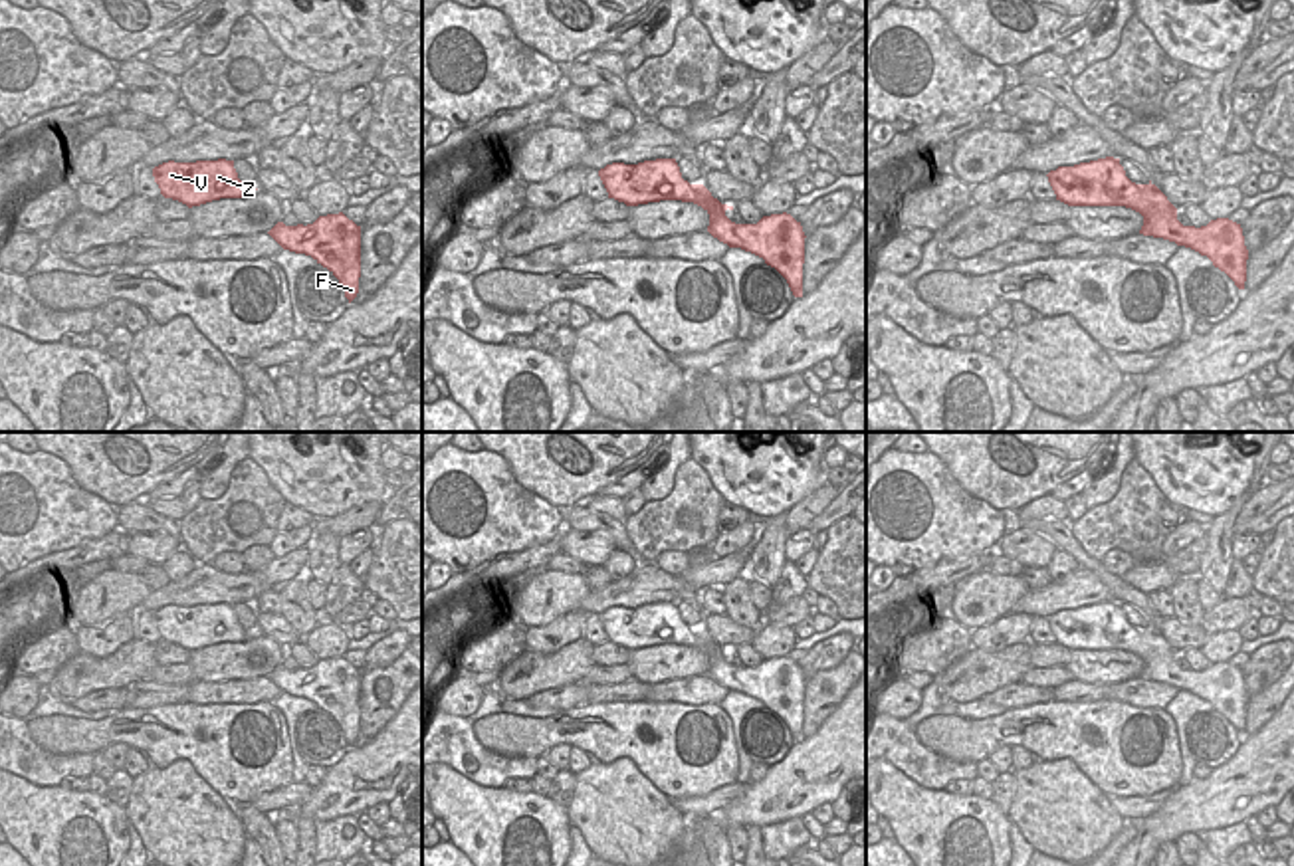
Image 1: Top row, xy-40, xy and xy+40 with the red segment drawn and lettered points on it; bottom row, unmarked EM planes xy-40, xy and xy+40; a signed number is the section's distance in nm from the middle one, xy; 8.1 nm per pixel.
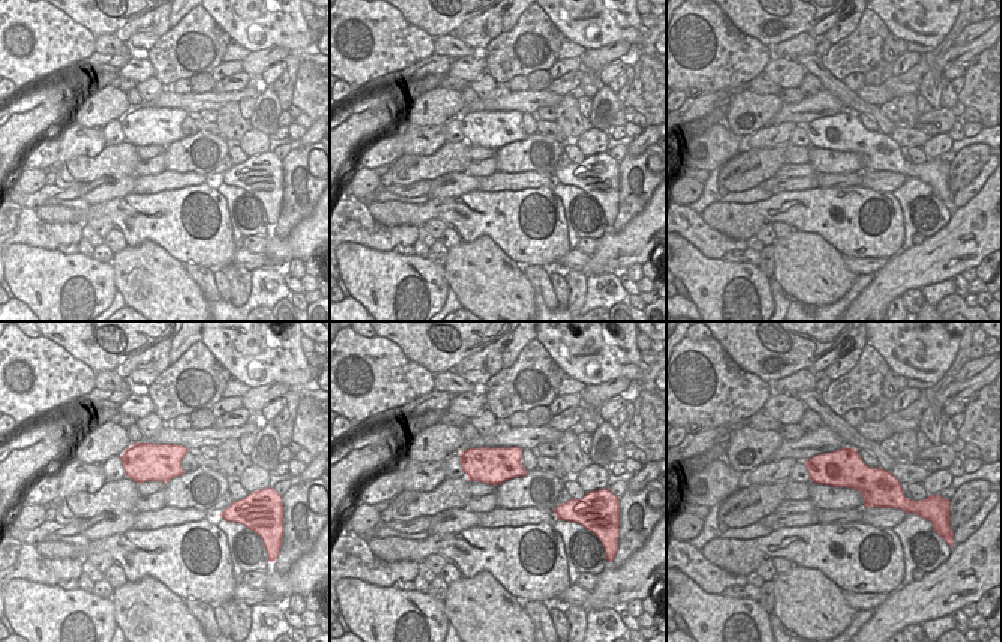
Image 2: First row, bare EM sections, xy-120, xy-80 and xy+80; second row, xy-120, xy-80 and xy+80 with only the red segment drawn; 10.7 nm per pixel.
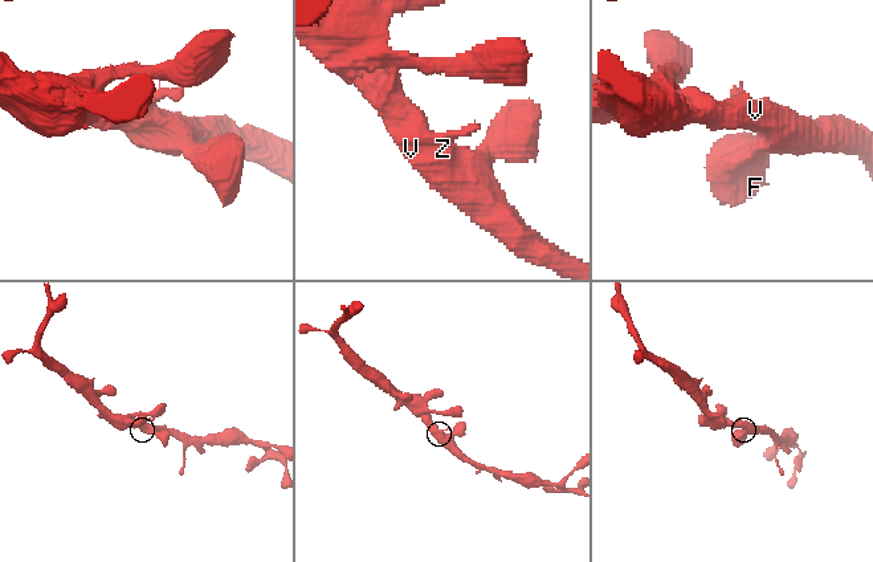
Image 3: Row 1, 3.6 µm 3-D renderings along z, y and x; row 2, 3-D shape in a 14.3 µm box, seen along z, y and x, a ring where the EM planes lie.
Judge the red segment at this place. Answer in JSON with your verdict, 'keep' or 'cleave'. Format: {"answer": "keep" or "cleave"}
{"answer": "keep"}

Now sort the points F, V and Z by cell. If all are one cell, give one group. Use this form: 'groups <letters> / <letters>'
groups F V Z

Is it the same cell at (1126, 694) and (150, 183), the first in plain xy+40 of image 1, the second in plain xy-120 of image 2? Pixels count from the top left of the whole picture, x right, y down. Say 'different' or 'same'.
same

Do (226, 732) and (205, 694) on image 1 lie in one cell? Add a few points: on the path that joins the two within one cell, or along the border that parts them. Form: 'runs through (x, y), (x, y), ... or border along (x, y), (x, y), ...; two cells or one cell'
border along (187, 700), (199, 704), (256, 704); two cells

